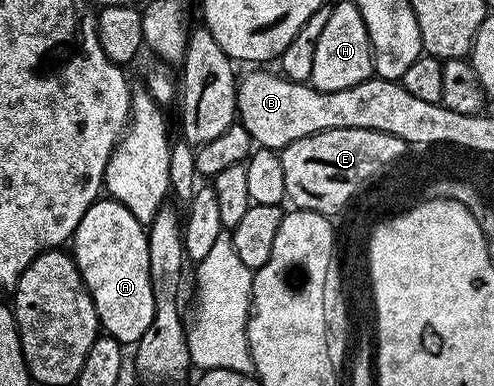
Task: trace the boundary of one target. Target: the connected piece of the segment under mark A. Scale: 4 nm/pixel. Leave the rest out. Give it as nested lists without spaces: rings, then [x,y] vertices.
[[[109,197],[94,200],[72,236],[74,263],[96,305],[101,330],[123,345],[138,343],[154,315],[148,241],[144,224],[136,221],[120,201]]]

